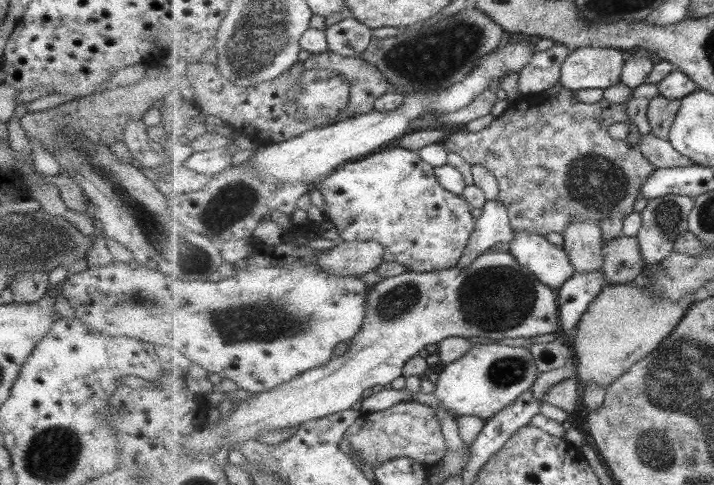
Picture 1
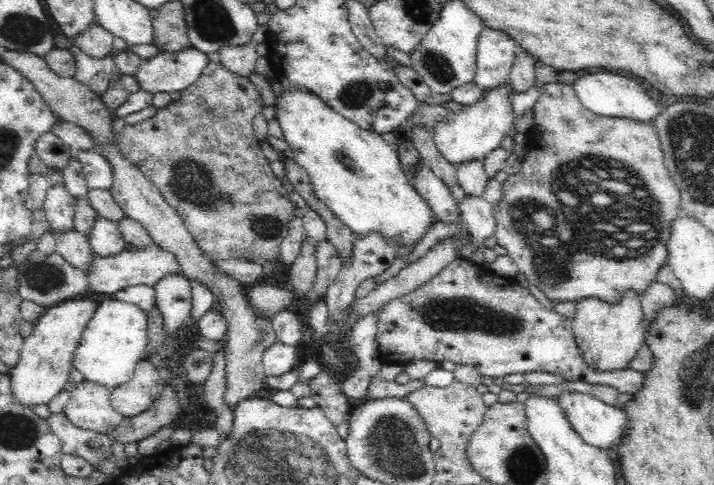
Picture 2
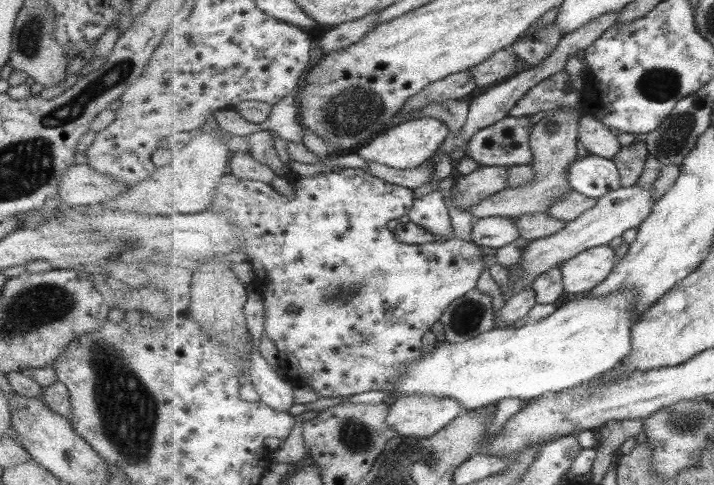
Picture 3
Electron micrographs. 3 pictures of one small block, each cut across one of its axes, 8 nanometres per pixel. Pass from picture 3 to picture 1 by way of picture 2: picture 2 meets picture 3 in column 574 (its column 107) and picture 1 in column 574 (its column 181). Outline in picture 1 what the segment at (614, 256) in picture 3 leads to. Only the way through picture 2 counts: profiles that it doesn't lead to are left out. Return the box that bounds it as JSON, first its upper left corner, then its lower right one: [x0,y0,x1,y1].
[507,230,576,290]

